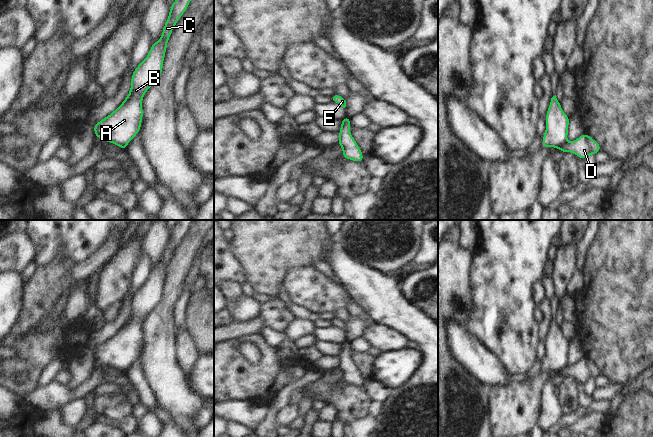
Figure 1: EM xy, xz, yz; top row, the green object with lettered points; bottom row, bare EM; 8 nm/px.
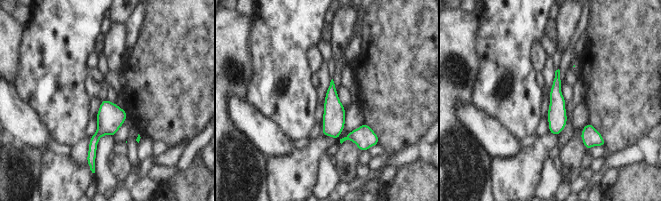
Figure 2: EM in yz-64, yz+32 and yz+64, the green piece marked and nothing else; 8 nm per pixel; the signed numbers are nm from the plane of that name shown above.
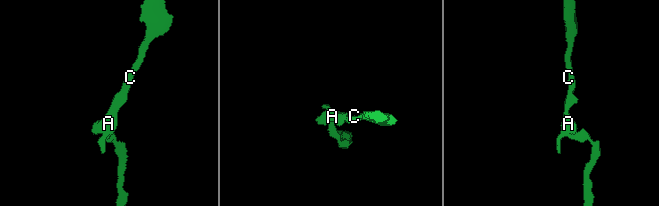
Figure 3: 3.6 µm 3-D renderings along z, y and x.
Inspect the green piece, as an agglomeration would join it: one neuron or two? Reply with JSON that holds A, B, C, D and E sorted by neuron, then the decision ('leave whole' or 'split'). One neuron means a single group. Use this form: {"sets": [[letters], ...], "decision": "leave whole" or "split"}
{"sets": [["A", "B", "C", "E"], ["D"]], "decision": "split"}

